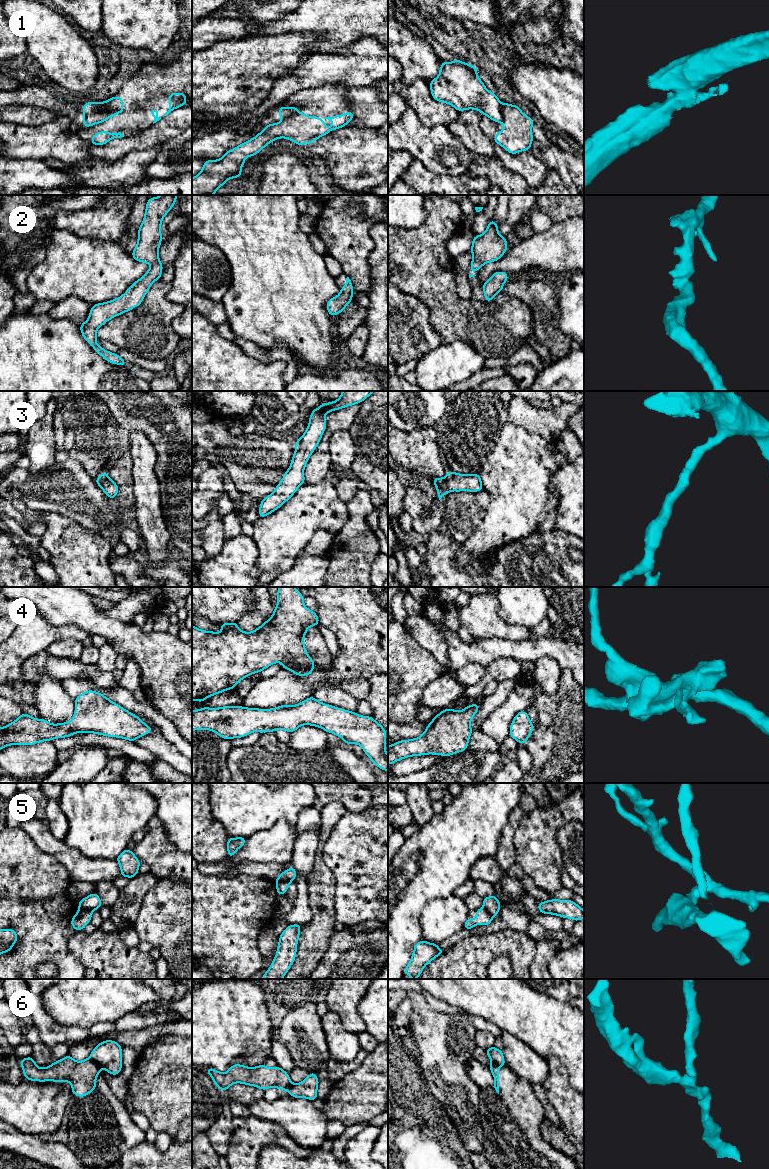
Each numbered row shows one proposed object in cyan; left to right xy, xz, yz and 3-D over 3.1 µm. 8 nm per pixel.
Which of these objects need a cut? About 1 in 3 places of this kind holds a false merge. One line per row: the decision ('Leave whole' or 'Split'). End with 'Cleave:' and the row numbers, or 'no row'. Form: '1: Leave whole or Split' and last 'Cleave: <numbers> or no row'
1: Split
2: Leave whole
3: Leave whole
4: Leave whole
5: Split
6: Split
Cleave: 1, 5, 6

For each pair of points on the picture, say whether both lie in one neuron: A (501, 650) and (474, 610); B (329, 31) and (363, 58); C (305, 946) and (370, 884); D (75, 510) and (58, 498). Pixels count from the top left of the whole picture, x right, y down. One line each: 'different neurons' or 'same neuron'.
A: different neurons
B: different neurons
C: different neurons
D: same neuron

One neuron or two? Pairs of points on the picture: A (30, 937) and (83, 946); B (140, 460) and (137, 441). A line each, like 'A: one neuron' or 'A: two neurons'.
A: two neurons
B: one neuron

